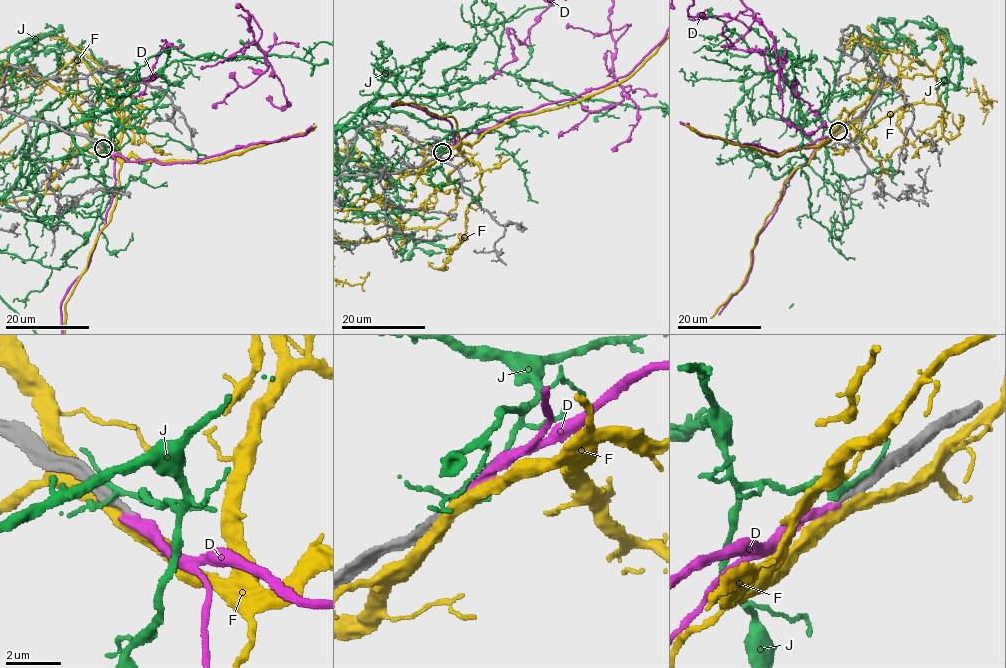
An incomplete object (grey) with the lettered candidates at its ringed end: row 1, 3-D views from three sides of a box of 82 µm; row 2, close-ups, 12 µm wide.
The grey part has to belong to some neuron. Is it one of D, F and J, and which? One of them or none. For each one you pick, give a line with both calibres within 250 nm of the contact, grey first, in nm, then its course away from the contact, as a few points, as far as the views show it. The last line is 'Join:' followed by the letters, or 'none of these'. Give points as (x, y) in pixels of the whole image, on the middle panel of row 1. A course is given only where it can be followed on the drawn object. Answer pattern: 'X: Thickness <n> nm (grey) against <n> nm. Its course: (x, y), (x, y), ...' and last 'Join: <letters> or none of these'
D: Thickness 280 nm (grey) against 280 nm
Join: D

